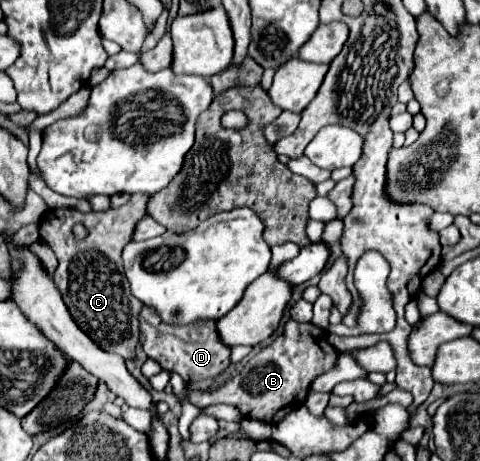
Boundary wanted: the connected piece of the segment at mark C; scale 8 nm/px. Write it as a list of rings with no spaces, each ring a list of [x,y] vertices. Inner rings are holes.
[[[135,194],[125,206],[121,208],[109,208],[109,210],[103,210],[103,212],[95,212],[91,210],[89,214],[81,214],[77,210],[71,210],[71,208],[57,208],[57,210],[49,210],[41,222],[41,228],[39,228],[39,234],[41,234],[41,240],[45,244],[49,244],[57,258],[59,258],[59,268],[57,272],[53,274],[53,280],[57,284],[57,288],[61,290],[61,296],[75,320],[75,324],[101,348],[101,350],[107,350],[111,354],[119,354],[121,358],[125,360],[131,360],[135,358],[135,348],[139,344],[139,334],[141,334],[141,328],[139,328],[139,314],[143,310],[143,304],[131,294],[129,290],[129,282],[123,274],[123,262],[121,262],[121,250],[127,242],[131,242],[131,234],[133,234],[133,228],[135,224],[147,214],[145,210],[145,204],[147,204],[147,194]],[[81,222],[87,226],[89,230],[89,236],[85,240],[75,240],[71,228]]]

